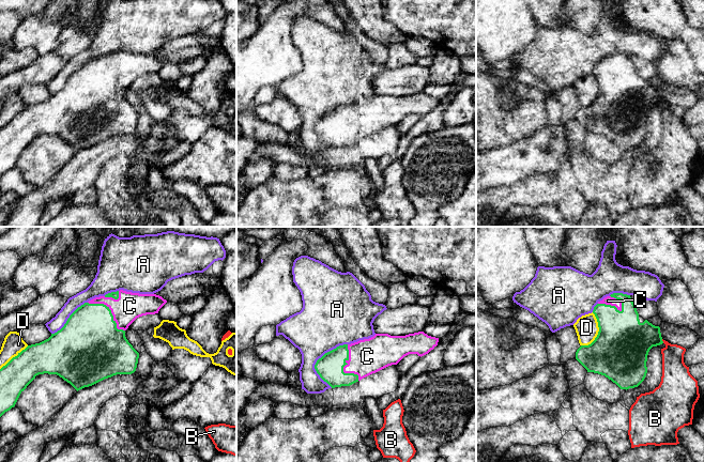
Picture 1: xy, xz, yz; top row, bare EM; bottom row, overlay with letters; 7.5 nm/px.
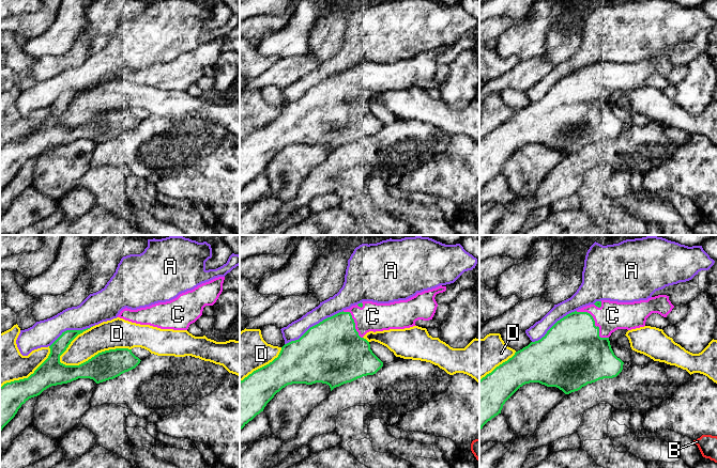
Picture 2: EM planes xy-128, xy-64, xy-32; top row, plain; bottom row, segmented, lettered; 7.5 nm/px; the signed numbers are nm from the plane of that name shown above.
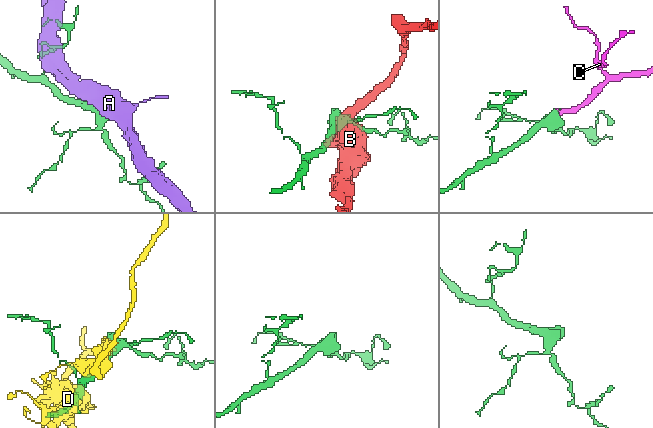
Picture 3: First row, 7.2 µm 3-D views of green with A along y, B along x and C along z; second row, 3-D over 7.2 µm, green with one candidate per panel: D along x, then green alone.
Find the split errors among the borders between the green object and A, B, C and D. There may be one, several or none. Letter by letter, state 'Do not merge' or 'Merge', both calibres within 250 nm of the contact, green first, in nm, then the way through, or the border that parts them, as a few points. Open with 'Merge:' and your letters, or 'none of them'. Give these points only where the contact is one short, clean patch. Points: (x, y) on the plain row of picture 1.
Merge: C
A: Do not merge. Thickness 200 nm (green) against 380 nm
B: Do not merge. Thickness 320 nm (green) against 190 nm
C: Merge. Thickness 420 nm (green) against 200 nm
D: Do not merge. Thickness 420 nm (green) against 180 nm

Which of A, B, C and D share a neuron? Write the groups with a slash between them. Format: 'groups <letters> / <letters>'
groups A / B / C / D

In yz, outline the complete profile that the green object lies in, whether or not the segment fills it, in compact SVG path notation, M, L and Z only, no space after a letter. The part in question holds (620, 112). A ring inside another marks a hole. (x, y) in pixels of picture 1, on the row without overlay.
M613 53L604 58L594 67L593 74L595 75L599 92L595 101L588 106L581 106L576 112L576 120L587 130L604 136L621 150L629 150L638 148L645 139L647 134L647 116L653 107L663 104L660 88L655 87L645 80L643 83L639 80L639 74L630 58L630 56L623 53Z

